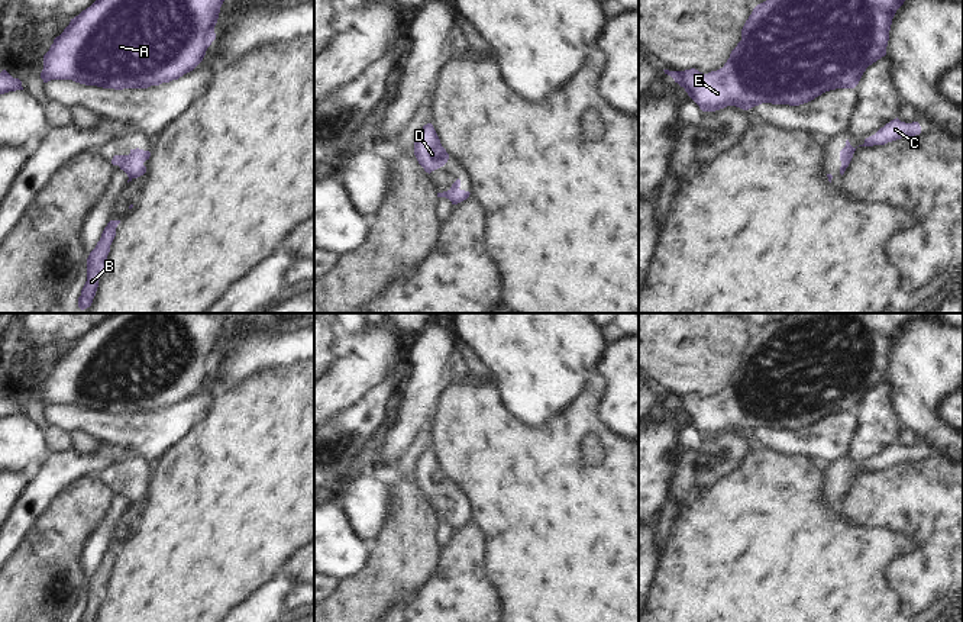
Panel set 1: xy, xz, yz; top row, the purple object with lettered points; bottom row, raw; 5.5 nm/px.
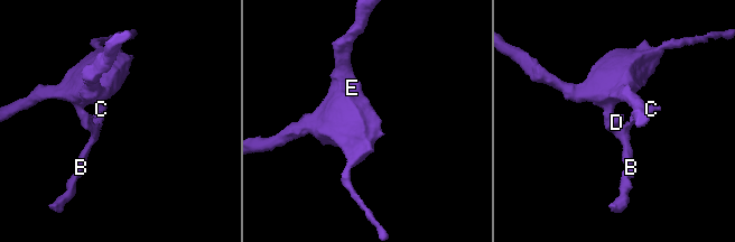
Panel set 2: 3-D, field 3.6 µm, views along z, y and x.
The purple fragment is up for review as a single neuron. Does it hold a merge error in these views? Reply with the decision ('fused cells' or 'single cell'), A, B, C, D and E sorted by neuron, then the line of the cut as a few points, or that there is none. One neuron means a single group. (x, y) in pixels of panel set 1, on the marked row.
single cell | A B C D E | no cut

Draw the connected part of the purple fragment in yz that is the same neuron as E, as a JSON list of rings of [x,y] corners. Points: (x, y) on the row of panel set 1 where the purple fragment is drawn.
[[[766,0],[757,4],[741,29],[741,41],[723,68],[702,74],[695,68],[663,70],[702,112],[727,106],[749,110],[762,103],[799,106],[836,88],[854,88],[869,65],[886,55],[889,30],[905,0]]]

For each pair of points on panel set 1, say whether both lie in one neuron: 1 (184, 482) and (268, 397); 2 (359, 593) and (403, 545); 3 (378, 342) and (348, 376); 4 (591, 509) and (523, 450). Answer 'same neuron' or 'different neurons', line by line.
1: same neuron
2: same neuron
3: same neuron
4: same neuron

